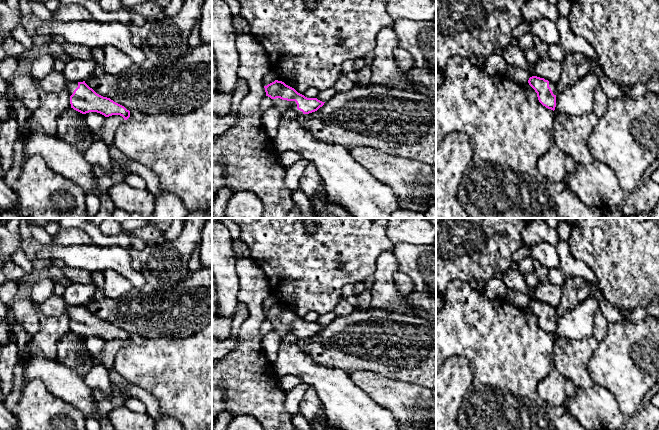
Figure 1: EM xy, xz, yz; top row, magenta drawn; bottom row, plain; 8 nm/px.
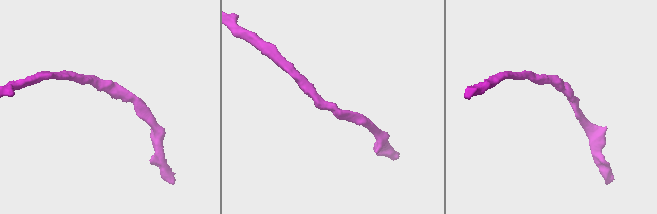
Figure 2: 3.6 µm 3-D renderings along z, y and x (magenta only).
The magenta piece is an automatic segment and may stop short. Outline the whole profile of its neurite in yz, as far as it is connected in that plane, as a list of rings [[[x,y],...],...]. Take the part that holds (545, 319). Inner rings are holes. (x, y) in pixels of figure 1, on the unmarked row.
[[[537,300],[530,301],[528,307],[537,317],[539,326],[546,332],[554,335],[557,315],[555,307]]]

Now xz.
[[[278,304],[264,310],[264,312],[266,320],[273,324],[273,330],[263,336],[262,347],[267,359],[272,364],[278,358],[280,341],[285,333],[291,332],[298,339],[309,338],[317,335],[325,327],[317,322],[307,322]]]

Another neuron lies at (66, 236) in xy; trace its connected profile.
[[[60,228],[59,232],[51,237],[54,244],[87,245],[95,244],[90,236],[81,228]]]

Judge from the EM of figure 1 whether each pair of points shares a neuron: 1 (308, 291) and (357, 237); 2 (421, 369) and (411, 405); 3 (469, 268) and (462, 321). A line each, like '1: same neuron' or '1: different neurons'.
1: same neuron
2: different neurons
3: different neurons

